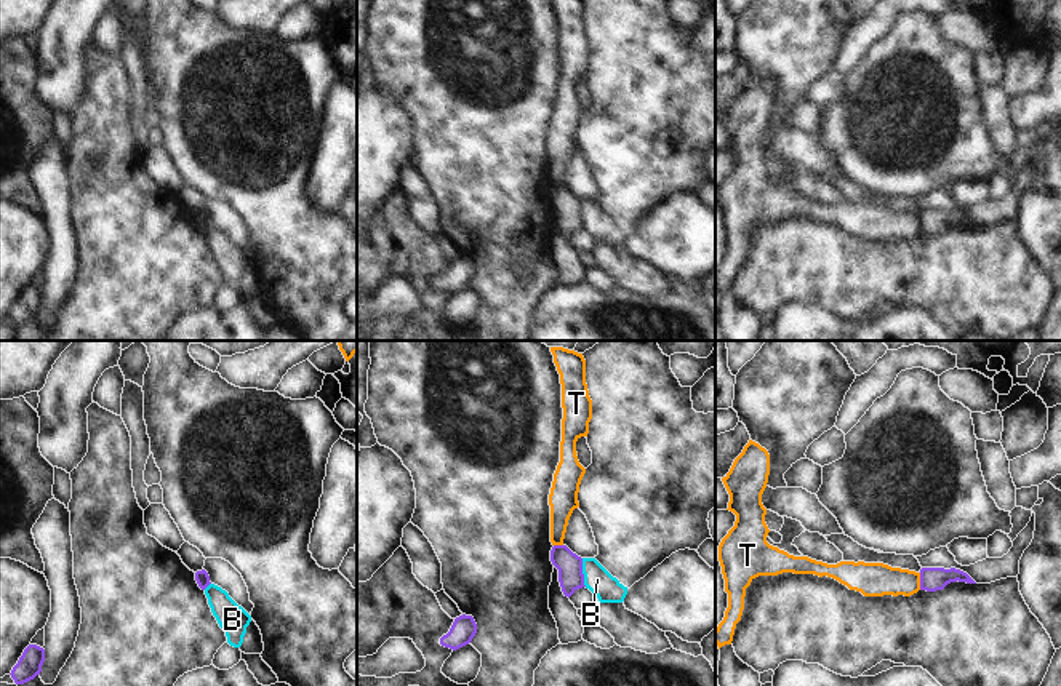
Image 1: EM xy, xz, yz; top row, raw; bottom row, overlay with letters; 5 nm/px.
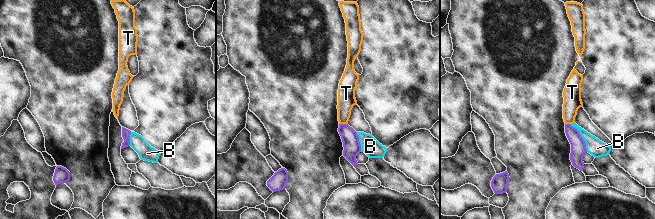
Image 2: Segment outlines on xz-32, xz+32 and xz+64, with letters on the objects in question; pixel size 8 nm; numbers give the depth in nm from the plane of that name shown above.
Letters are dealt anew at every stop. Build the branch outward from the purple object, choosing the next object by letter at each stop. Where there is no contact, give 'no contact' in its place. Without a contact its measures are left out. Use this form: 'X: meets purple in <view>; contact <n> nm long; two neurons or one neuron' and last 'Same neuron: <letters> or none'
B: meets purple in xz; contact 150 nm long; two neurons
T: meets purple in yz; contact 90 nm long; two neurons
Same neuron: none

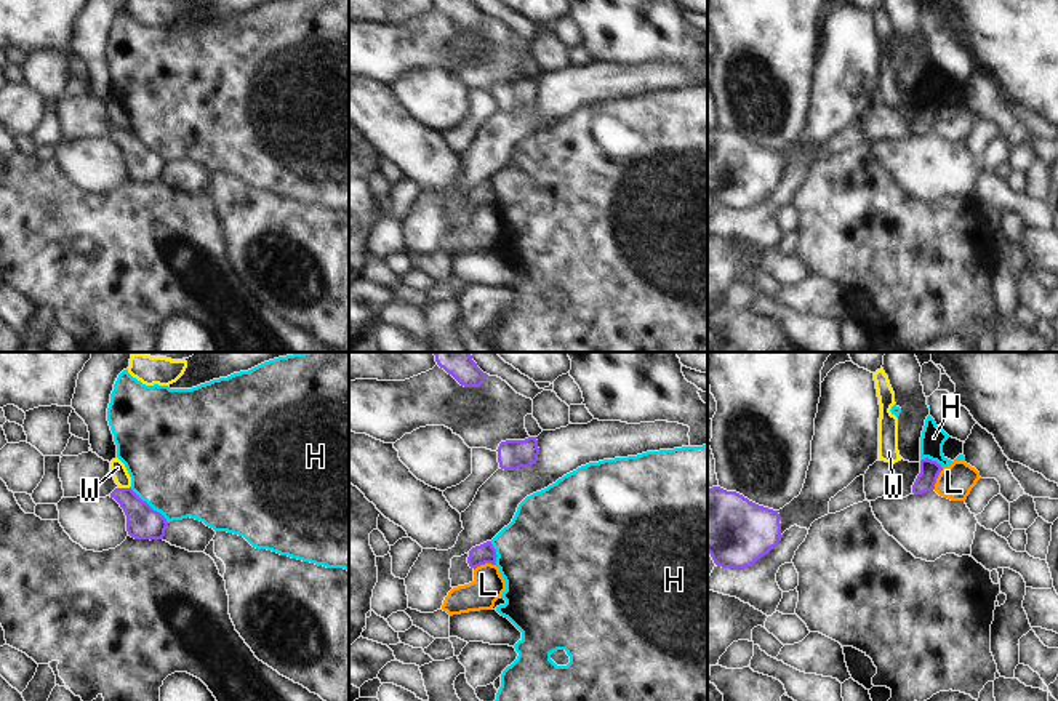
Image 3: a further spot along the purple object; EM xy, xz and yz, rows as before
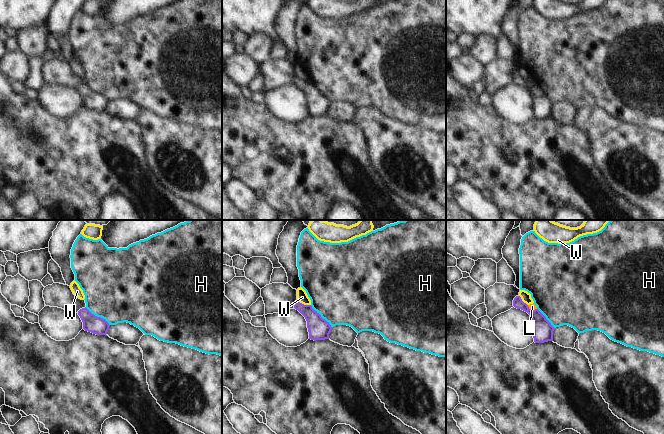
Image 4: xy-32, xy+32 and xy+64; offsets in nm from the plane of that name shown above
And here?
H: meets purple in xy; contact 260 nm long; two neurons
L: meets purple in xz; contact 120 nm long; two neurons
W: meets purple in xy; contact 60 nm long; two neurons
Same neuron: none

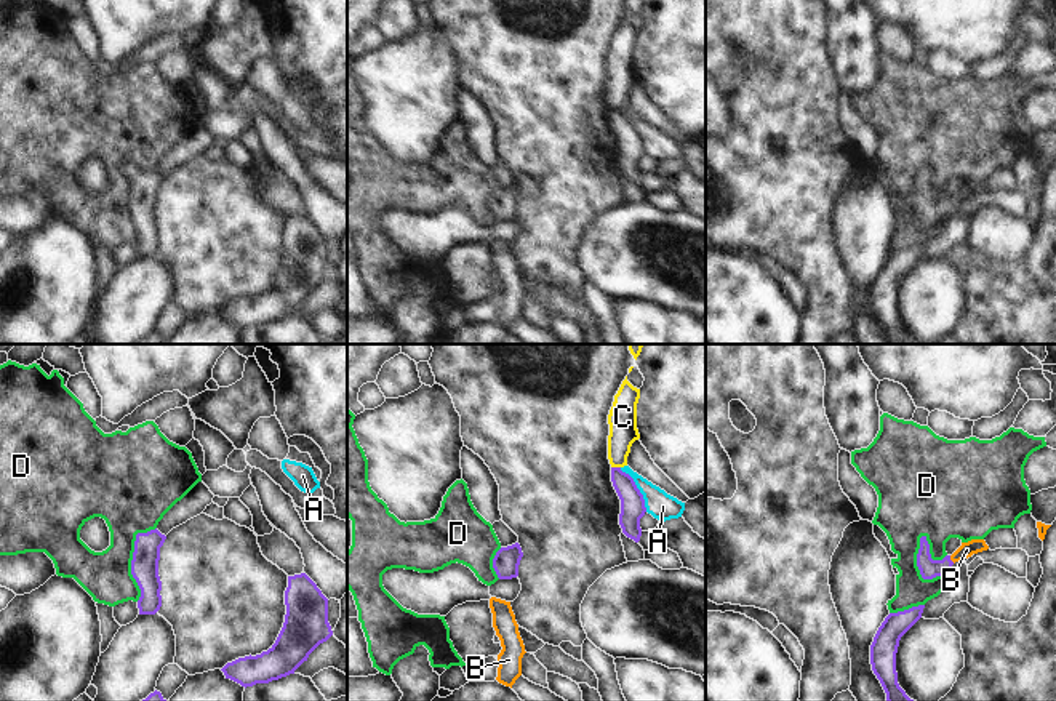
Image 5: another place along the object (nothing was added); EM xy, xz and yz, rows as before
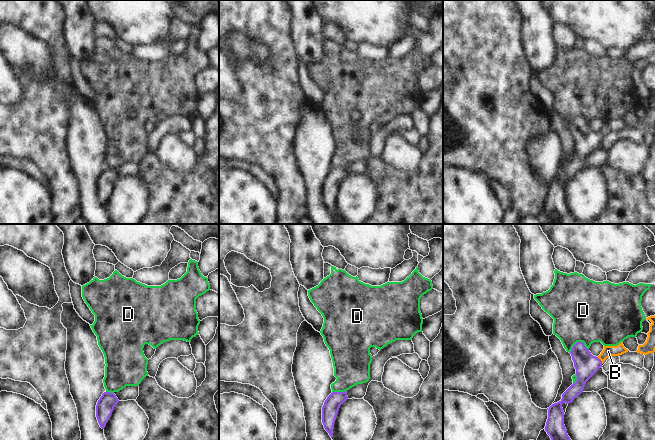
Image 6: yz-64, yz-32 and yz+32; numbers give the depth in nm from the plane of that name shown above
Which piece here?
A: meets purple in xz; contact 260 nm long; two neurons
B: meets purple in yz; contact 50 nm long; one neuron
C: meets purple in xz; contact 50 nm long; two neurons
D: meets purple in yz; contact 260 nm long; two neurons
Same neuron: B

